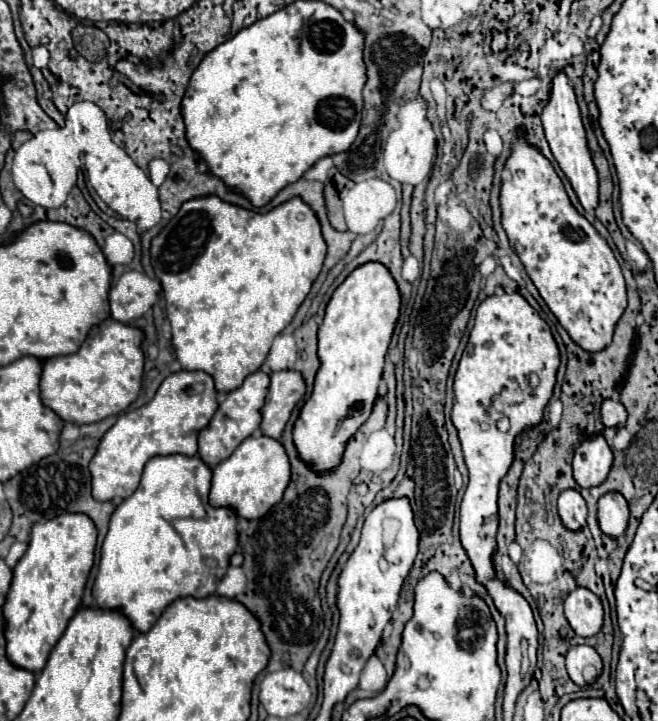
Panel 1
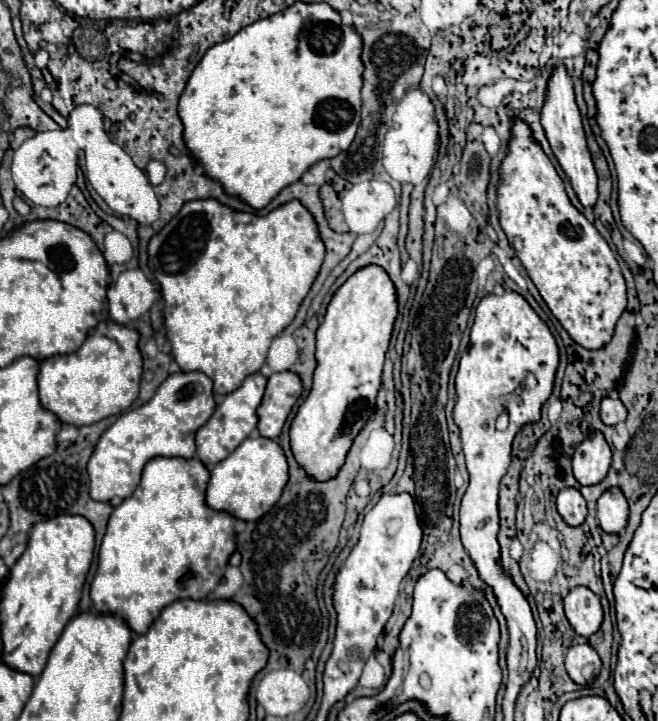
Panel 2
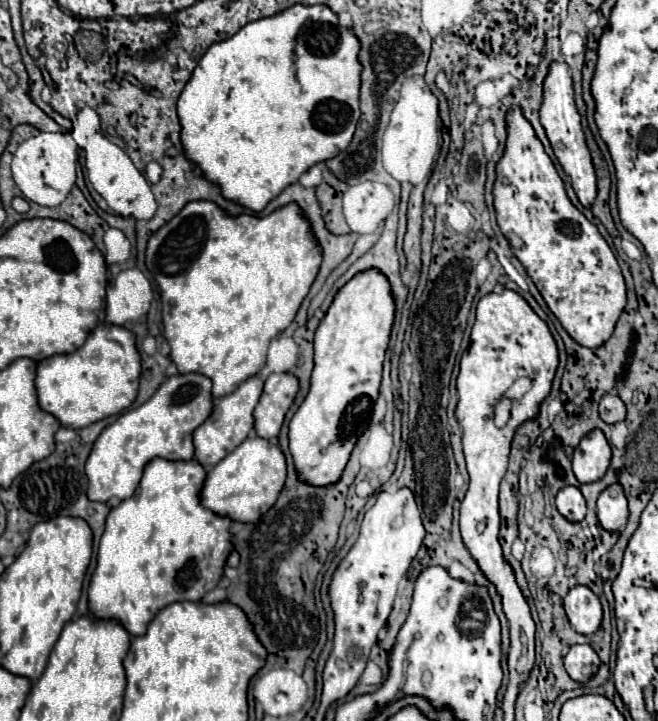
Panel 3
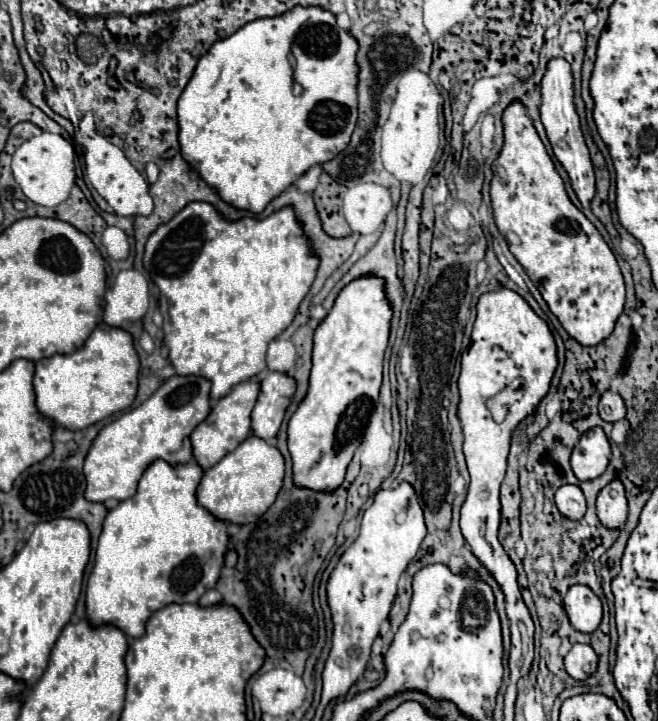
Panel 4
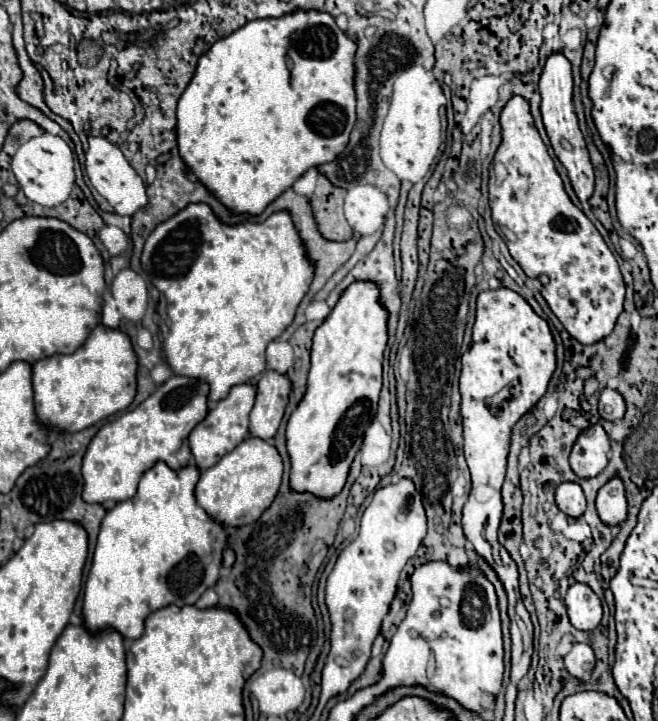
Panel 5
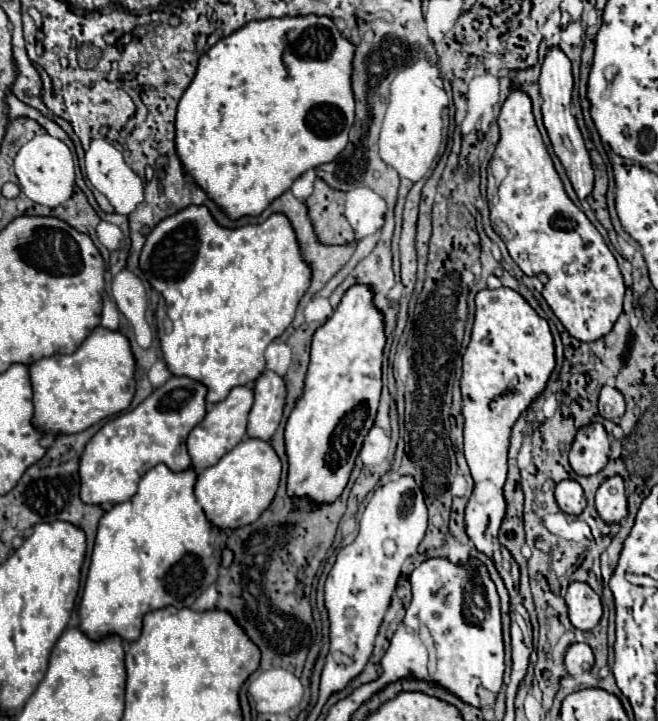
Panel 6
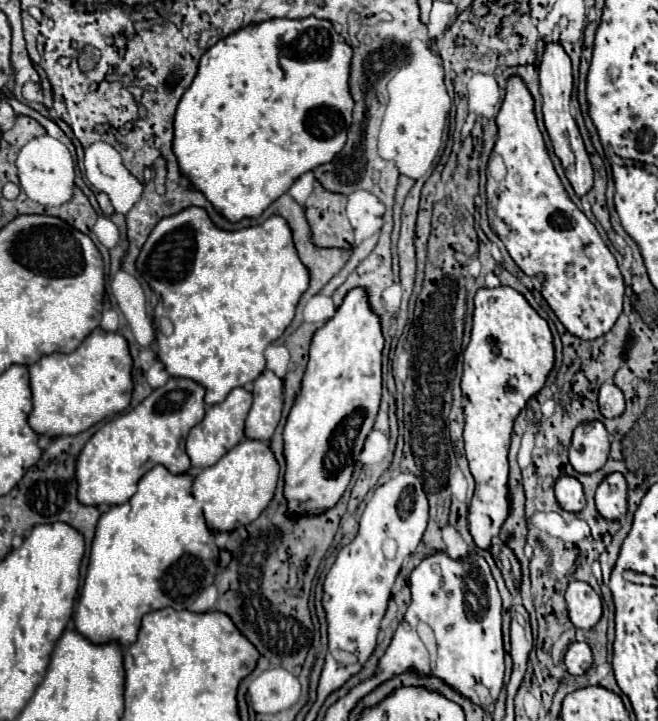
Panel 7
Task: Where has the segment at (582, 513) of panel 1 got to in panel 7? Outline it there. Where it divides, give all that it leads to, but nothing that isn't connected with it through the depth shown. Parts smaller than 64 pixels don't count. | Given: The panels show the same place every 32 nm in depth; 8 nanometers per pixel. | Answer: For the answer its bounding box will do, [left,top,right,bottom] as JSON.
[554,476,586,514]

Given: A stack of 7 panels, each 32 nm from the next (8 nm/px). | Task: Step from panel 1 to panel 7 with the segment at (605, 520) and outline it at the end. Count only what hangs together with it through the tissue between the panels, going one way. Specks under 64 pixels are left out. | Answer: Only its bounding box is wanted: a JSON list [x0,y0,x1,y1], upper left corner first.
[596,472,626,520]

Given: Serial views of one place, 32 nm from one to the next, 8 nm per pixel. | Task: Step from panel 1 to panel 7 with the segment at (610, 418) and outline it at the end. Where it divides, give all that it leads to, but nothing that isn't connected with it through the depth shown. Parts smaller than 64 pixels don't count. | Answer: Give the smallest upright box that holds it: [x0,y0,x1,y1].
[598,384,624,418]

